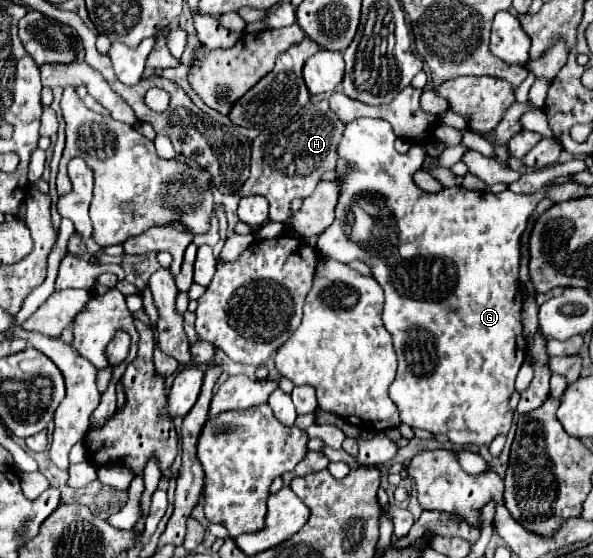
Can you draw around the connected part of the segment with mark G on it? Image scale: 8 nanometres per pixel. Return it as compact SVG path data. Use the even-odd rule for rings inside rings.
M361 117L345 127L337 155L347 161L347 171L335 177L339 183L335 221L317 235L317 249L339 263L355 259L367 263L377 283L385 289L383 321L393 335L399 357L397 377L389 387L389 395L399 409L401 423L435 435L445 433L449 441L459 447L489 445L495 435L507 433L511 427L513 413L509 409L509 397L515 391L515 377L527 351L527 343L521 335L521 233L547 191L555 185L571 183L573 175L557 177L531 195L517 195L509 189L503 193L469 191L465 187L425 193L413 181L414 173L422 167L427 155L424 145L412 143L405 155L399 155L393 147L393 139L397 137L391 125L381 119ZM355 205L375 217L373 229L363 235L353 233L355 213L351 207Z

